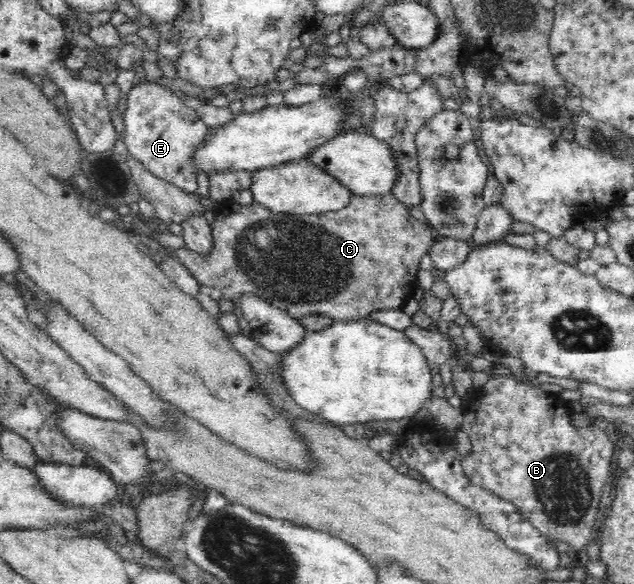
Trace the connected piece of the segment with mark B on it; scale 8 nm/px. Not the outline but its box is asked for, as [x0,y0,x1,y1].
[460,374,616,554]

